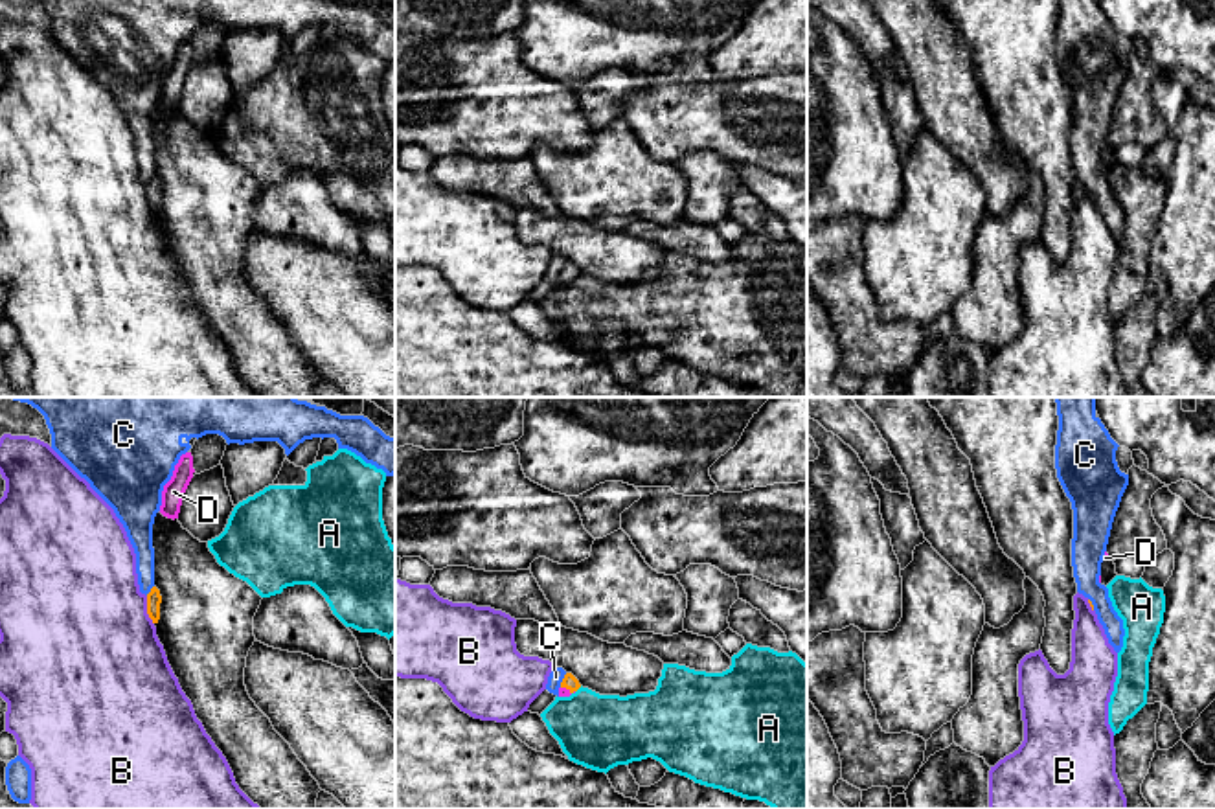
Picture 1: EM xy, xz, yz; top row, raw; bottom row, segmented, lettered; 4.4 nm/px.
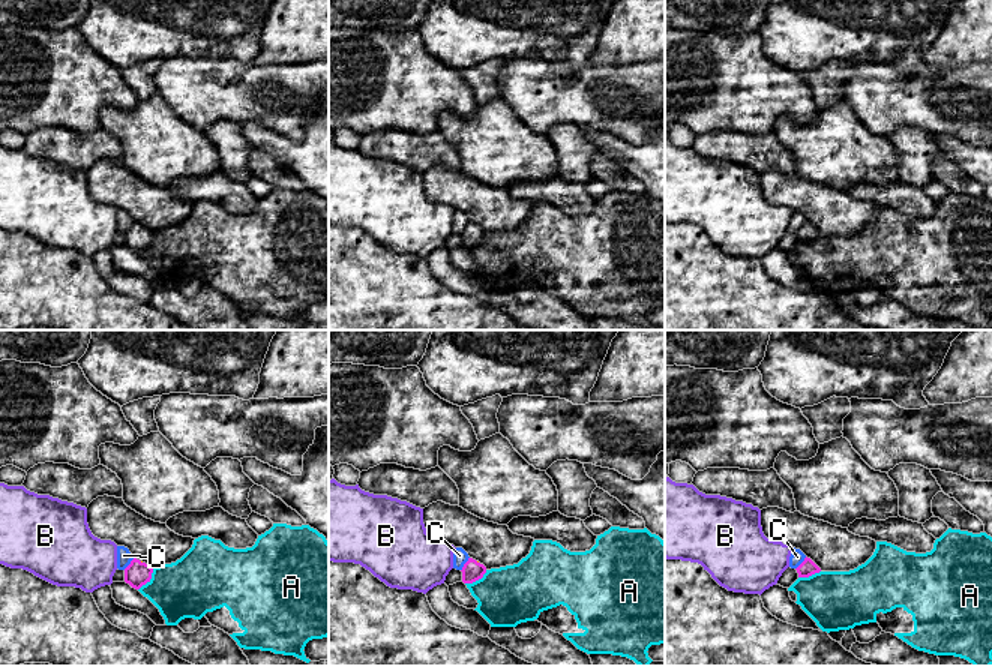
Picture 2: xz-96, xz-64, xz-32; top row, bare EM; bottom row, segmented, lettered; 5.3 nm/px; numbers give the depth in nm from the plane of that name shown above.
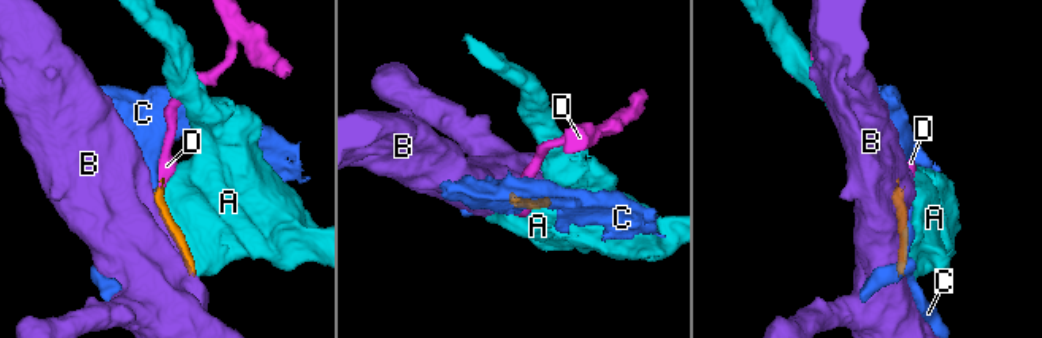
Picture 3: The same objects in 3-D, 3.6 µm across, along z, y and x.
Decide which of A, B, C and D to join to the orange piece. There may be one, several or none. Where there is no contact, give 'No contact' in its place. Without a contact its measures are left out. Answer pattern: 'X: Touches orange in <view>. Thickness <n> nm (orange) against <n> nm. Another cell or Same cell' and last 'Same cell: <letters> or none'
A: Touches orange in xz. Thickness 70 nm (orange) against 320 nm. Another cell
B: Touches orange in xy. Thickness 60 nm (orange) against 500 nm. Another cell
C: Touches orange in xz. Thickness 70 nm (orange) against 70 nm. Another cell
D: Touches orange in xz. Thickness 70 nm (orange) against 50 nm. Same cell
Same cell: D

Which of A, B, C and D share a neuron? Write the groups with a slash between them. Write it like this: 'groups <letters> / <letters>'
groups A / B / C / D

